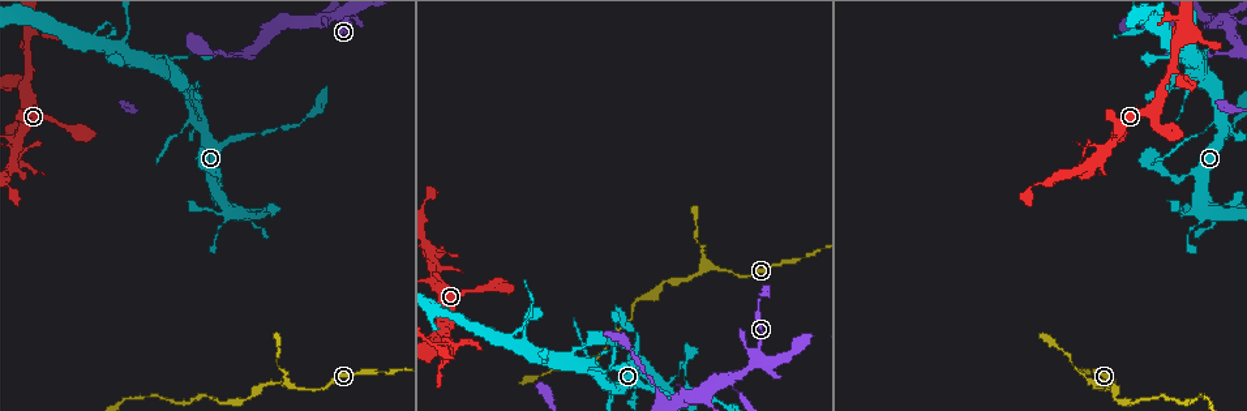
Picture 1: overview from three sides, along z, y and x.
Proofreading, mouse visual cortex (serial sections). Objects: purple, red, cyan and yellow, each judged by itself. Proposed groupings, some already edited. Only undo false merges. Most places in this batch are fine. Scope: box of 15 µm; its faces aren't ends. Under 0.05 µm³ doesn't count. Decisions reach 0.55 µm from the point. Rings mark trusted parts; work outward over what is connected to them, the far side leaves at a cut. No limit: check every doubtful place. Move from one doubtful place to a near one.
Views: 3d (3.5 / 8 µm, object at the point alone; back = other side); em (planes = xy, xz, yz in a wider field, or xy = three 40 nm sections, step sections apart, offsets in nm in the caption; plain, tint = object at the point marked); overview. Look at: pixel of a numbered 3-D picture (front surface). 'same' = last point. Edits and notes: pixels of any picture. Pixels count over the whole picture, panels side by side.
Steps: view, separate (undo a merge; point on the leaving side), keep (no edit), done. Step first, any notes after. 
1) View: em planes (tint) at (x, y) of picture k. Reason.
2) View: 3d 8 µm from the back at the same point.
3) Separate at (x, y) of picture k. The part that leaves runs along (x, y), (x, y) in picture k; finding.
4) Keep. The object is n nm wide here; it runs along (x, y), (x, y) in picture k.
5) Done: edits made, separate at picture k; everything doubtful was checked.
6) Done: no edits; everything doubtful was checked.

View: 3d 3.5 µm at (195, 117) of picture 1.

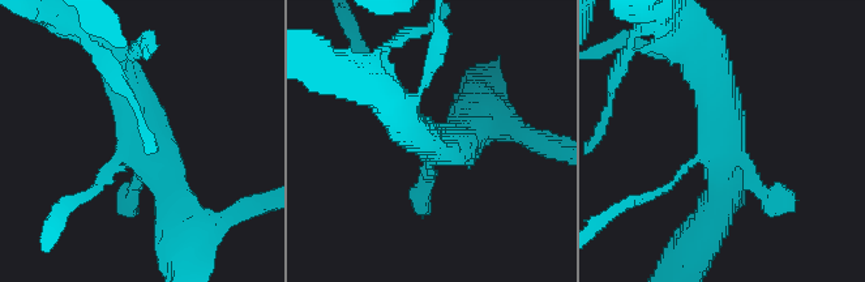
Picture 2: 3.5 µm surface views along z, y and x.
View: em xy step 2 (tint) at (723, 144) of picture 2.

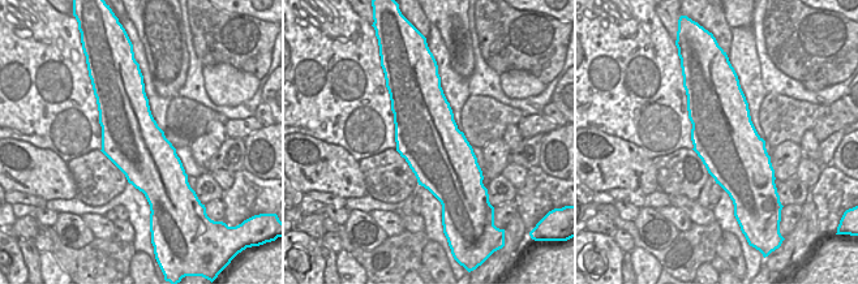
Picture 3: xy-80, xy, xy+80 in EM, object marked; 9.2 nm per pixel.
Keep. The object is 600 nm wide here; it runs along (178, 219), (118, 63) in picture 2; all the same cell.

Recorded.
View: 3d 3.5 µm at (1185, 80) of picture 1. Sudden change in width.

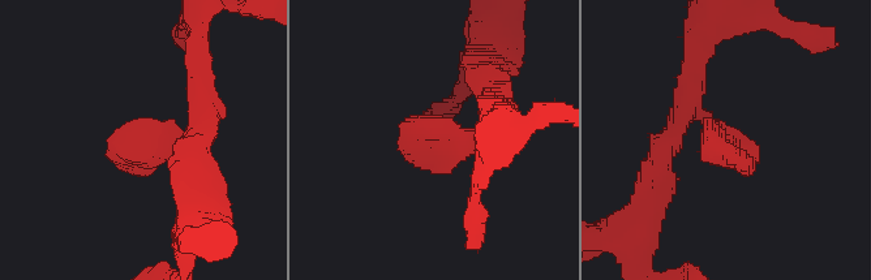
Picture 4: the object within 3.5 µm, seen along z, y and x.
View: em planes (tint) at (455, 140) of picture 4. Now the EM.

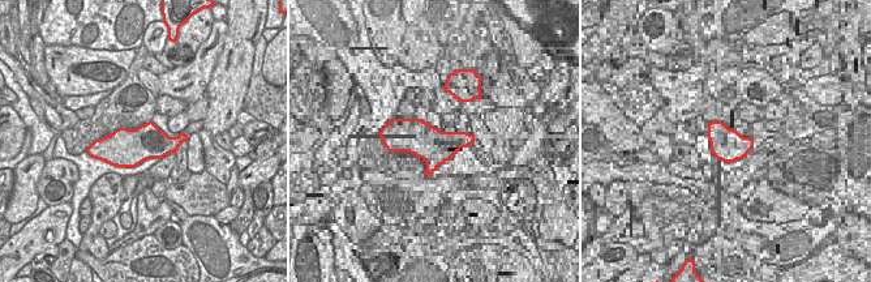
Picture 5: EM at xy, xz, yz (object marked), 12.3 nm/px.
View: em xy step 2 (tint) at the same point.

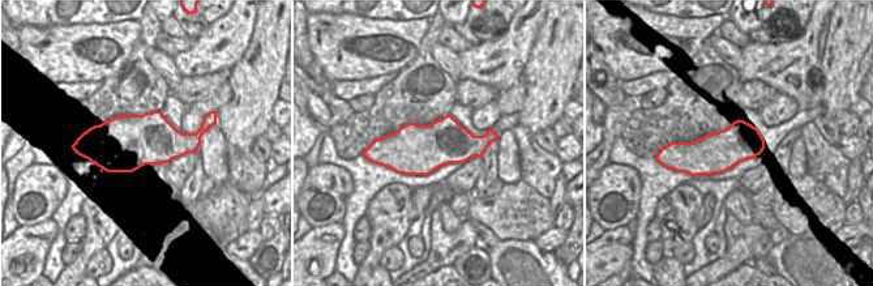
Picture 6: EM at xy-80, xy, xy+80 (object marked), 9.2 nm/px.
Keep. It runs along (494, 103), (494, 136), (438, 133), (406, 159) in picture 4; one cell here.

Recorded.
View: 3d 8 µm at (1101, 388) of picture 1. Arms part here.

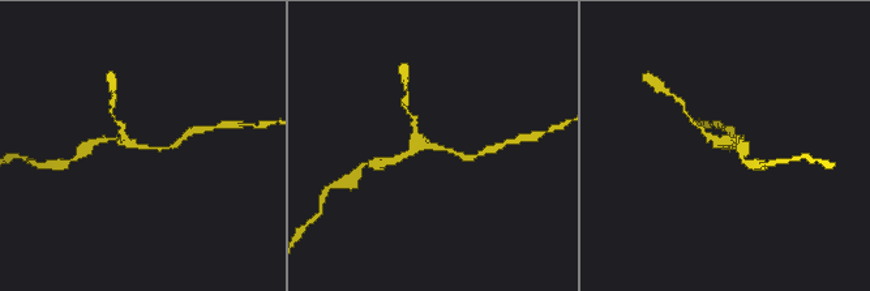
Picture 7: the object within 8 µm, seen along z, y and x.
View: em planes (tint) at (422, 144) of picture 7. Shape alone is not enough.

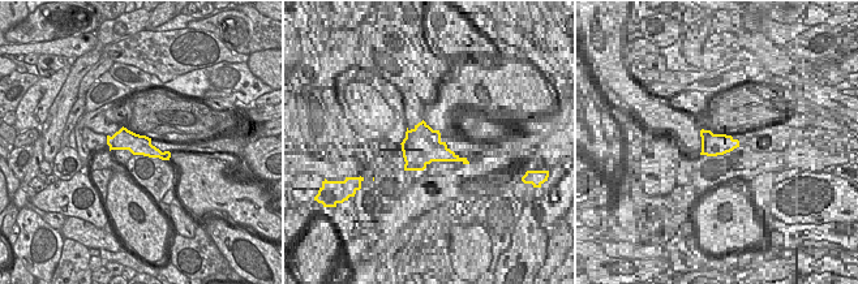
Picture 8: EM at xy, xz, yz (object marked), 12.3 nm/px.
Keep. The object is 260 nm wide here; it runs along (167, 148), (99, 140) in picture 7; one cell here.

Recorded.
Done: no edits; everything doubtful was checked.

